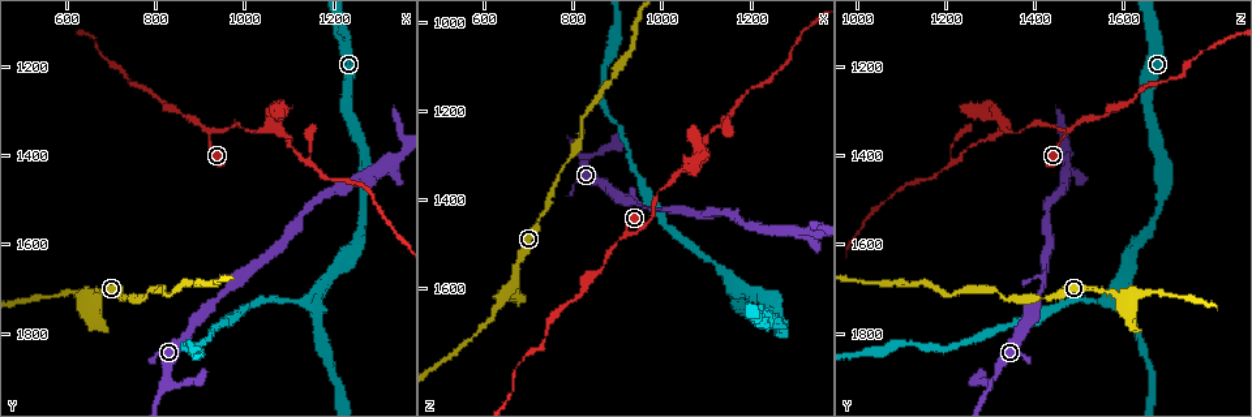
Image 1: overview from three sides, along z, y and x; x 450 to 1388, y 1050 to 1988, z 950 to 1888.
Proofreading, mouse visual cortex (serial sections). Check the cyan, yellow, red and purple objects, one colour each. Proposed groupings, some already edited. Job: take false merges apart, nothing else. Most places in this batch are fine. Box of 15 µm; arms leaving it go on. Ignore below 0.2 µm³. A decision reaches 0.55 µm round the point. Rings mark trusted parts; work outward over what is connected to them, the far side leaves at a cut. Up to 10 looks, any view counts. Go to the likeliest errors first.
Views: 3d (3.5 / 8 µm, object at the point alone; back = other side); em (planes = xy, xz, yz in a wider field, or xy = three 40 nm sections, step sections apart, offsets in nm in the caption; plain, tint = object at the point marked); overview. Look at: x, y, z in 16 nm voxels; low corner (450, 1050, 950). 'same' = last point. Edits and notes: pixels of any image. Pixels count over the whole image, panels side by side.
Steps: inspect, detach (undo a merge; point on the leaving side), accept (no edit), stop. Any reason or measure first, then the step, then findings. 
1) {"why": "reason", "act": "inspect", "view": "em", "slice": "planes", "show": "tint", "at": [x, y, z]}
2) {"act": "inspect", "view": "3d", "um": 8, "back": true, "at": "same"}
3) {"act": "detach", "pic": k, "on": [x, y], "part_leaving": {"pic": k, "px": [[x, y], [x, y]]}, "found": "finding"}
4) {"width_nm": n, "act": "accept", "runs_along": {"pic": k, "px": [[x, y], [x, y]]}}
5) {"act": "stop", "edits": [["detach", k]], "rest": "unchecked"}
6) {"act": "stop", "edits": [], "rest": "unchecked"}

{"why": "abrupt turn", "act": "inspect", "view": "3d", "um": 3.5, "back": true, "at": [935, 1345, 1475]}

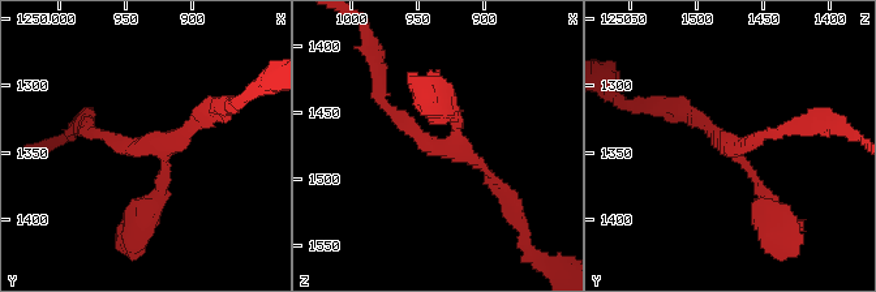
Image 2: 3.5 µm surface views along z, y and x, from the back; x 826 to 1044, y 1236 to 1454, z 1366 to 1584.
{"act": "inspect", "view": "em", "slice": "planes", "show": "tint", "at": [930, 1344, 1476]}

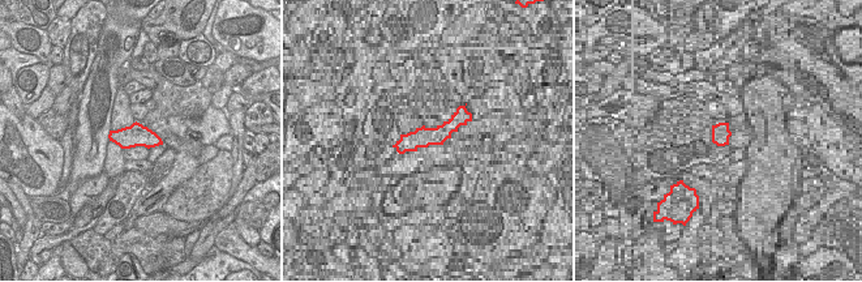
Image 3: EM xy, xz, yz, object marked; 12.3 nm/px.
{"act": "inspect", "view": "em", "slice": "xy", "step": 5, "show": "tint", "at": "same"}

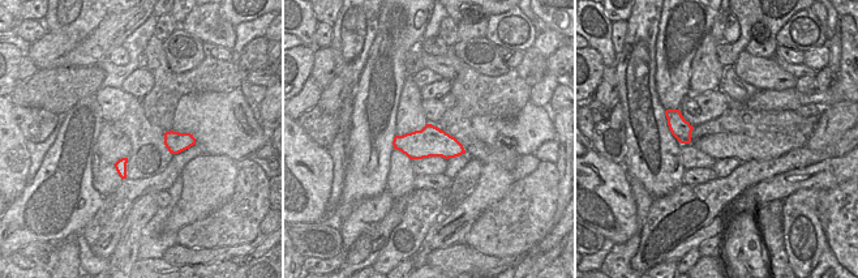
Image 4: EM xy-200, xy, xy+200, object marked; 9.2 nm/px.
{"act": "accept", "runs_along": {"pic": 2, "px": [[146, 210], [166, 158], [86, 131]]}, "found": "all the same cell"}

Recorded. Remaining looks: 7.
{"why": "thick turns thin", "act": "inspect", "view": "3d", "um": 3.5, "at": [820, 1895, 1305]}

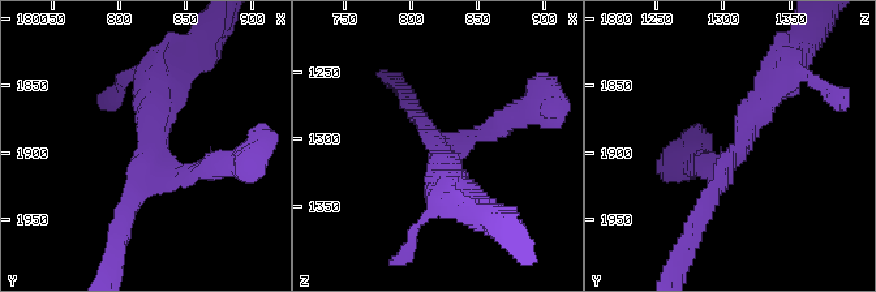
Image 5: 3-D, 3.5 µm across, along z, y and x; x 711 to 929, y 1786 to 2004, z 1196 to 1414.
{"act": "inspect", "view": "em", "slice": "planes", "show": "tint", "at": [822, 1902, 1306]}

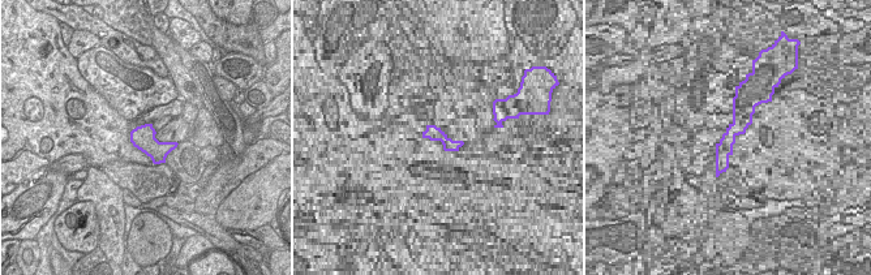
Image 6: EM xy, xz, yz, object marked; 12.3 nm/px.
{"act": "accept", "found": "one cell here"}

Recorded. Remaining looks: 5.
{"why": "sudden change in width", "act": "inspect", "view": "3d", "um": 8, "at": [1095, 1360, 1300]}

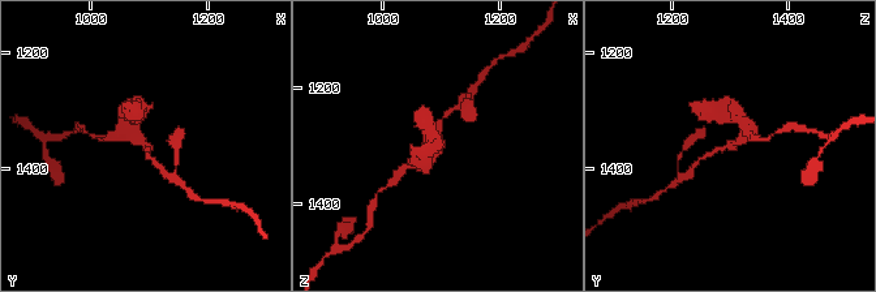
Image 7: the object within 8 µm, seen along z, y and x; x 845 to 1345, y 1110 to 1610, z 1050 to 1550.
{"why": "shape alone is not enough", "act": "inspect", "view": "em", "slice": "xy", "step": 2, "show": "tint", "at": [1100, 1360, 1295]}

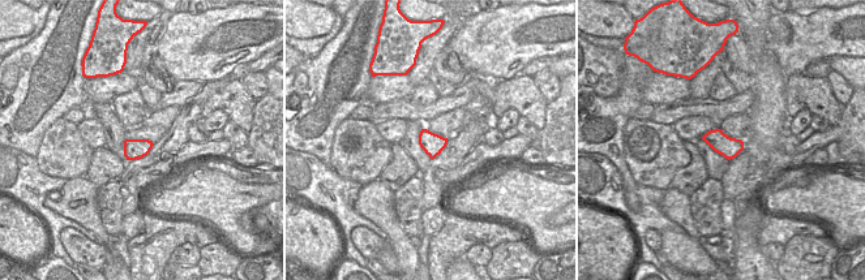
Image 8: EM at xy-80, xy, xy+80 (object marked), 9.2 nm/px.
{"arm_widths_nm": [150, 350], "act": "accept", "runs_along": {"pic": 7, "px": [[413, 166], [441, 146], [441, 120], [447, 112]]}, "found": "all the same cell"}

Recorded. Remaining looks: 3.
{"why": "thick turns thin", "act": "inspect", "view": "3d", "um": 3.5, "at": [630, 1705, 1635]}

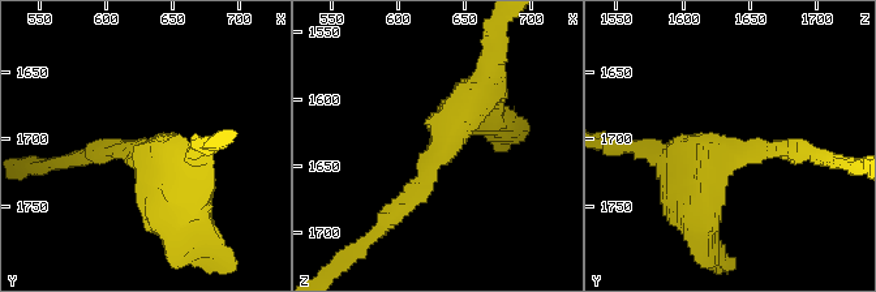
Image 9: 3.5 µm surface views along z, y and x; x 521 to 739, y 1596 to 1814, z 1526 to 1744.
{"arm_widths_nm": [200, 450], "act": "accept", "runs_along": {"pic": 9, "px": [[488, 81], [391, 218]]}, "found": "continuous, no second cell"}

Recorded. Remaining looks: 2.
{"act": "stop", "edits": [], "rest": "unchecked"}

